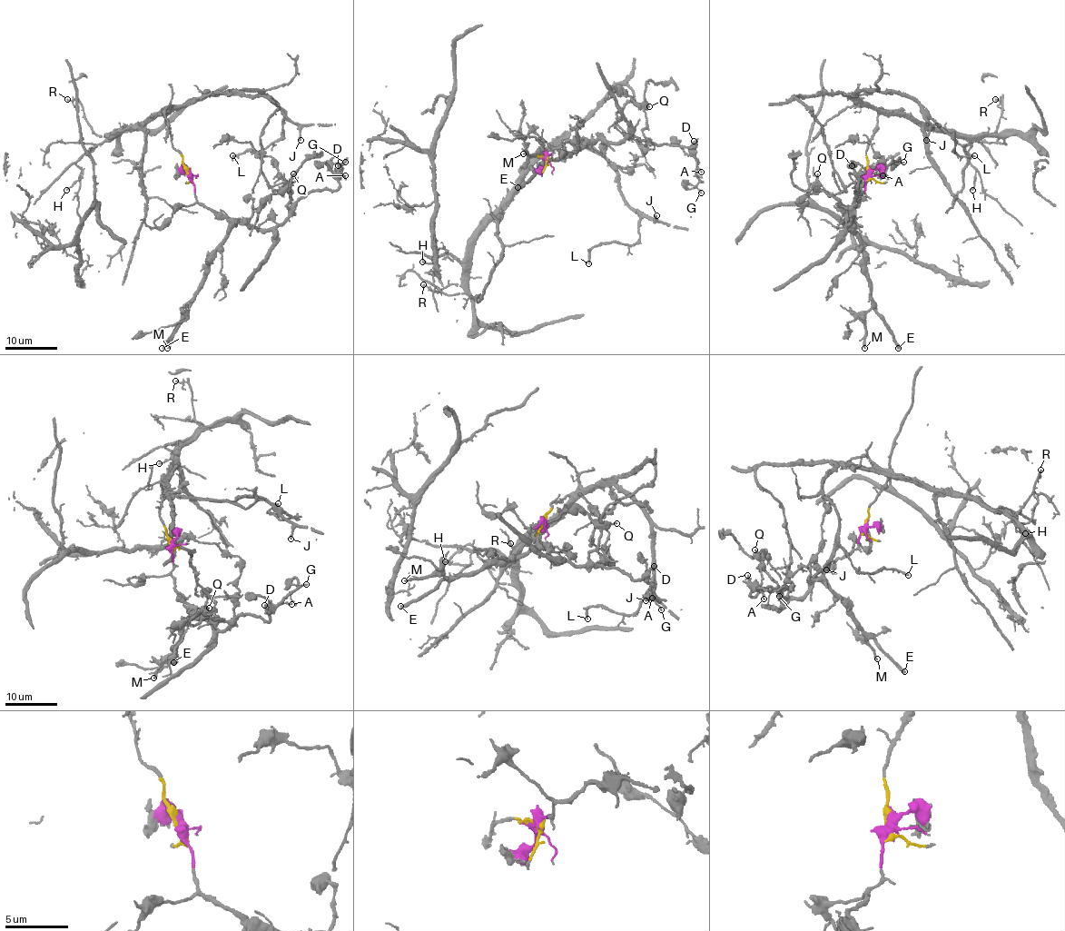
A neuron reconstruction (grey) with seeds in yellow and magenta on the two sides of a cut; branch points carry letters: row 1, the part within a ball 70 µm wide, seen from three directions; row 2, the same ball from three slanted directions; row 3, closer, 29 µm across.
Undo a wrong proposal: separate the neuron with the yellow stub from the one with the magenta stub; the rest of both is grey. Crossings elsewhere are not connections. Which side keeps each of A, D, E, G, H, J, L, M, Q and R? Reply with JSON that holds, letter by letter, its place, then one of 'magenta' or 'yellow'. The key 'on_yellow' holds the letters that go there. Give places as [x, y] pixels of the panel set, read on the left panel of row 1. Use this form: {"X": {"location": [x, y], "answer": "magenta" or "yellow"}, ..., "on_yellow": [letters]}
{"A": {"location": [345, 175], "answer": "magenta"}, "D": {"location": [338, 165], "answer": "magenta"}, "E": {"location": [162, 348], "answer": "magenta"}, "G": {"location": [345, 162], "answer": "magenta"}, "H": {"location": [66, 190], "answer": "yellow"}, "J": {"location": [300, 140], "answer": "yellow"}, "L": {"location": [232, 155], "answer": "yellow"}, "M": {"location": [167, 348], "answer": "magenta"}, "Q": {"location": [293, 173], "answer": "magenta"}, "R": {"location": [67, 99], "answer": "yellow"}, "on_yellow": ["H", "J", "L", "R"]}

